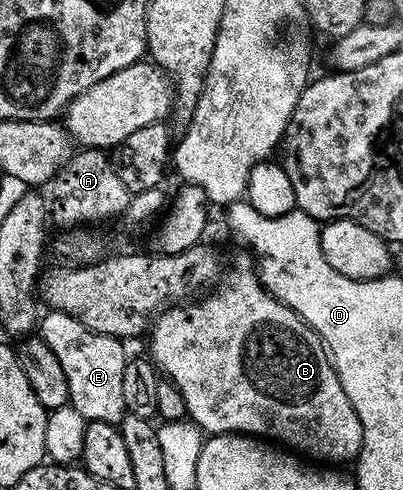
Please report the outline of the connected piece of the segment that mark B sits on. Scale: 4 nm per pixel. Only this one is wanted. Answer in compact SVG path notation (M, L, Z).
M250 254L247 255L236 257L235 264L232 265L231 272L227 275L227 283L220 282L210 293L204 294L194 301L184 302L182 305L168 306L154 316L149 327L149 335L151 331L151 353L149 353L151 363L180 391L187 411L186 418L195 423L200 431L208 436L245 435L258 437L260 440L282 445L284 448L290 449L292 452L298 453L319 465L343 465L339 463L349 462L348 464L350 464L352 461L358 460L363 448L361 421L357 417L349 397L345 397L345 389L337 377L335 366L331 363L331 357L327 353L323 338L296 311L289 309L289 305L285 305L279 299L274 299L263 288L263 282L259 280L256 260Z

